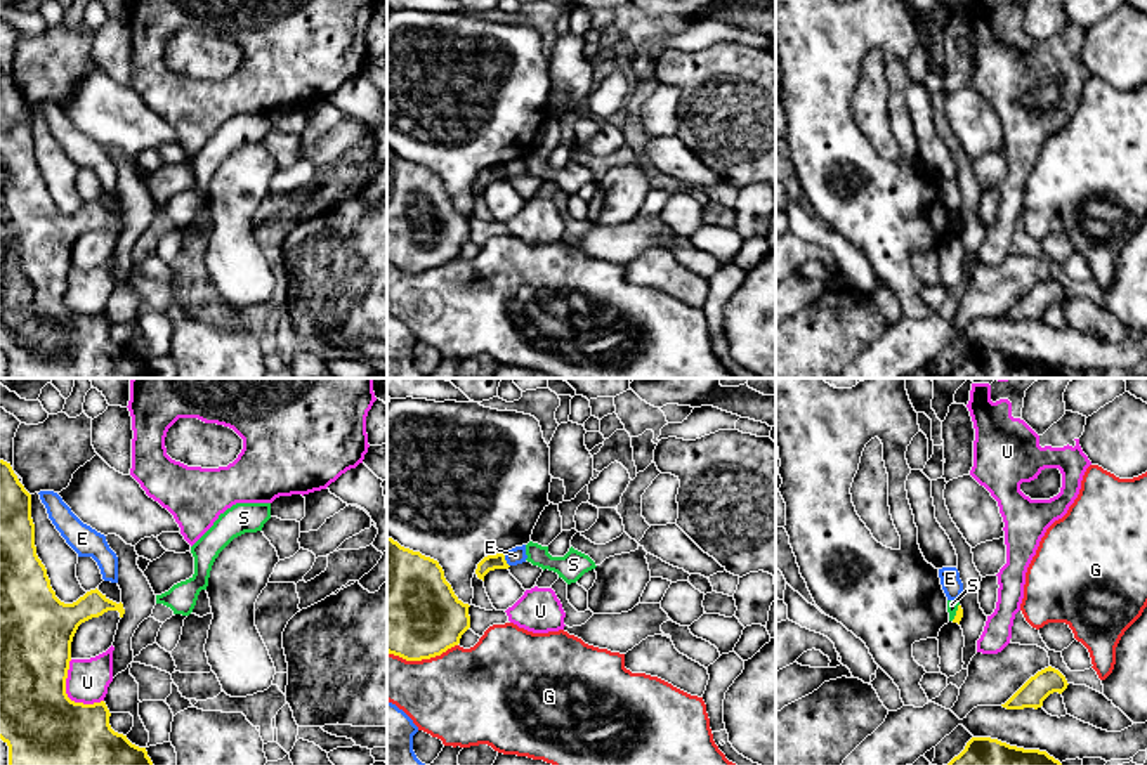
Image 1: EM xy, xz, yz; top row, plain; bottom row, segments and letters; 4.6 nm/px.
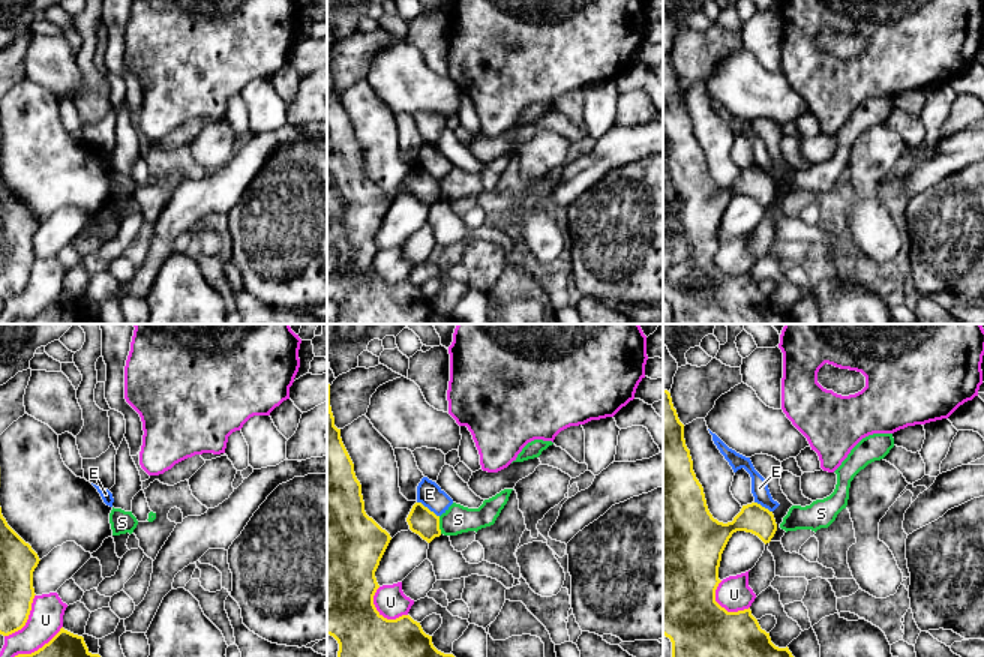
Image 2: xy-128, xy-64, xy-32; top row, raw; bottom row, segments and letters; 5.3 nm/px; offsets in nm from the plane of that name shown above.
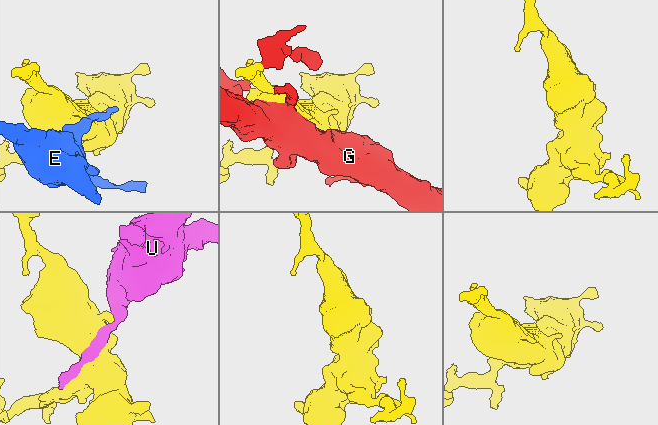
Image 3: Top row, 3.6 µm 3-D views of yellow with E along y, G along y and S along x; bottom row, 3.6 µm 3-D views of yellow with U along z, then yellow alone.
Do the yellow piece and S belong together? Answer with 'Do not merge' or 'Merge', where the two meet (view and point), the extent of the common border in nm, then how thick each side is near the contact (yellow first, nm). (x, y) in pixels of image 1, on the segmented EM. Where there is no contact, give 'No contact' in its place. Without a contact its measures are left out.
Do not merge. Touches yellow at yz (956, 613). Shared border 90 nm. Thickness 40 nm (yellow) against 50 nm

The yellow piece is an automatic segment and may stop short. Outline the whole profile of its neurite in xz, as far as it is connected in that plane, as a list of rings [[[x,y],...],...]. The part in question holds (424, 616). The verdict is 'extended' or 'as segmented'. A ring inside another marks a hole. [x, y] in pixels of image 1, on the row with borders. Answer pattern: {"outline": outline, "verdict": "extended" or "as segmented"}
{"outline": [[[387,536],[387,652],[406,661],[441,656],[460,644],[470,628],[469,604],[463,604],[444,578],[437,560],[401,546]]], "verdict": "as segmented"}

